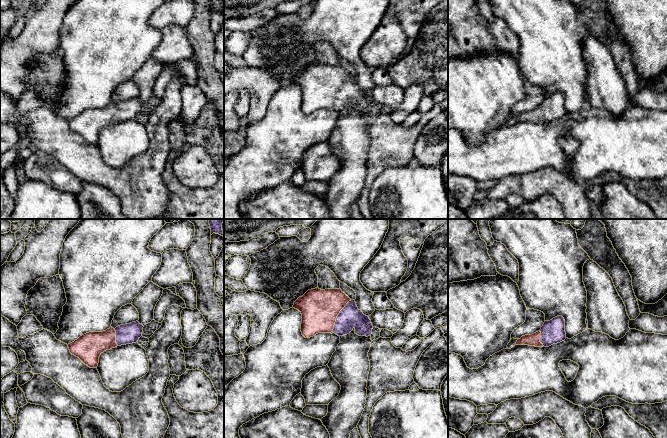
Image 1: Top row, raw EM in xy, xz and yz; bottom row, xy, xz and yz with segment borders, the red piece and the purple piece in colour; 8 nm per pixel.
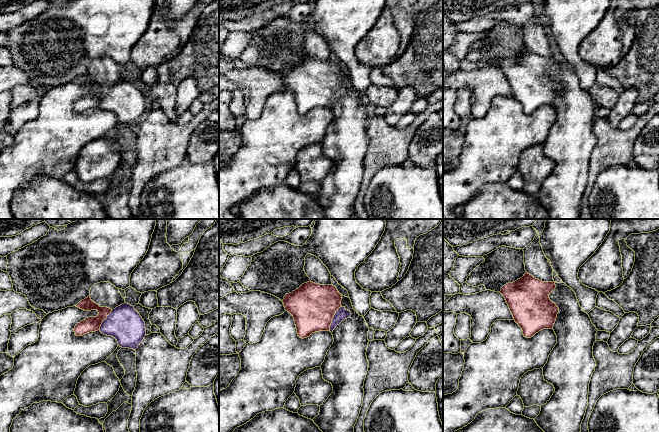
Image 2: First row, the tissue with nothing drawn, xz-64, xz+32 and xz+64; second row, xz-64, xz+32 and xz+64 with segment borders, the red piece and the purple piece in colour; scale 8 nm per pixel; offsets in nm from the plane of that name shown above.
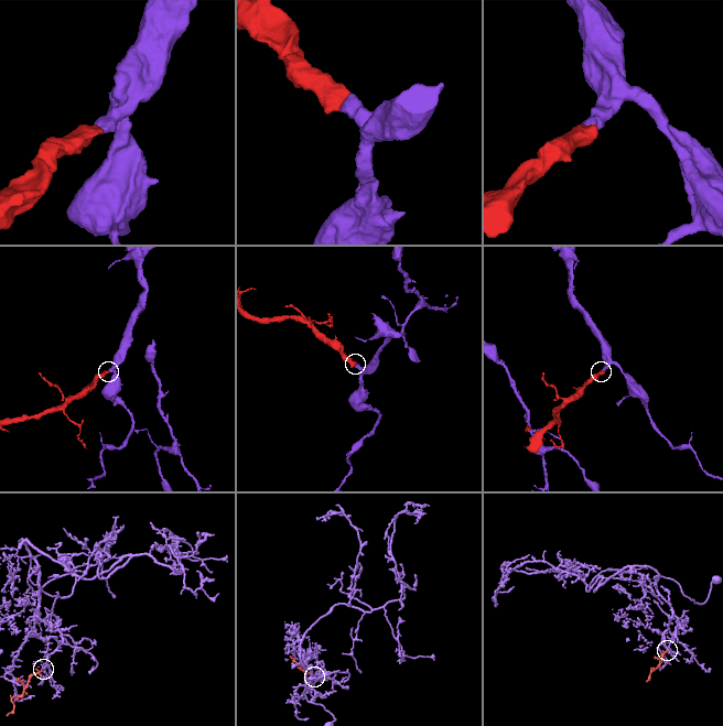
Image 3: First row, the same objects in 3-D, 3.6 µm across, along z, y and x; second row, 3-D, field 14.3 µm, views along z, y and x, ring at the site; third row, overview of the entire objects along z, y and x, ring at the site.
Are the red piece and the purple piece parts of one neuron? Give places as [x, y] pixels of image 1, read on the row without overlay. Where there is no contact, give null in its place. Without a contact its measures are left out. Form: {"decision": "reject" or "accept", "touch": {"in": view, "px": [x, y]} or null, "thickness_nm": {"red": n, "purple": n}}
{"decision": "accept", "touch": {"in": "xz", "px": [338, 90]}, "thickness_nm": {"red": 300, "purple": 180}}

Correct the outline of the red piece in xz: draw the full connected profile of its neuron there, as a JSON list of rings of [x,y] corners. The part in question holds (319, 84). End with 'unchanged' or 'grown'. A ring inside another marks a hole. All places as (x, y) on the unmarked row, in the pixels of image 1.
[[[341,65],[308,66],[293,81],[302,90],[301,108],[305,114],[318,109],[349,110],[353,105],[359,112],[371,112],[373,101]]]; grown

